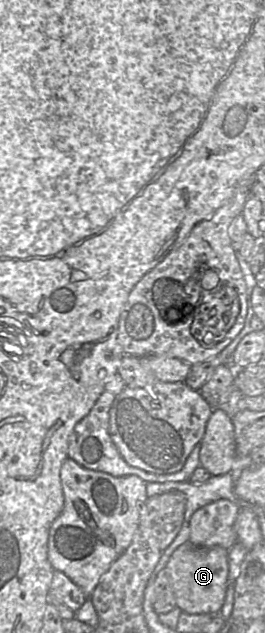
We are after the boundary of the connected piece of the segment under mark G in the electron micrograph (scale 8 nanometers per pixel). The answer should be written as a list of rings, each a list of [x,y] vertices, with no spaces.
[[[185,542],[169,559],[165,569],[169,573],[177,606],[189,614],[219,613],[228,587],[228,550],[221,546],[199,547]]]

